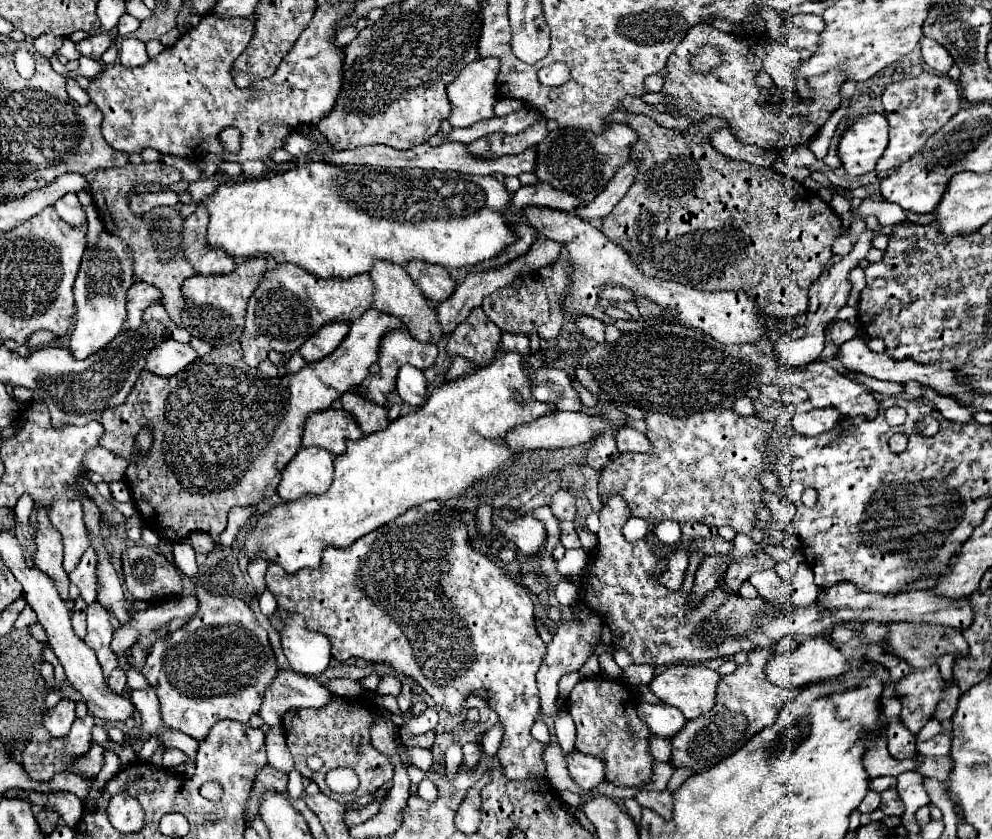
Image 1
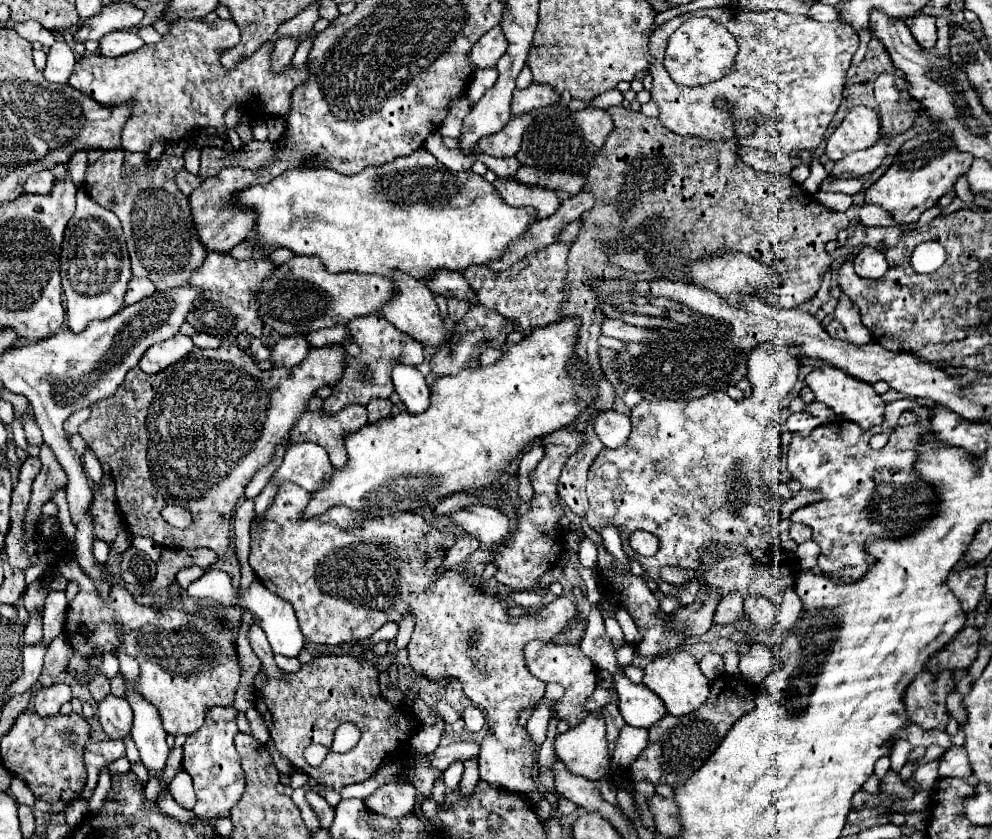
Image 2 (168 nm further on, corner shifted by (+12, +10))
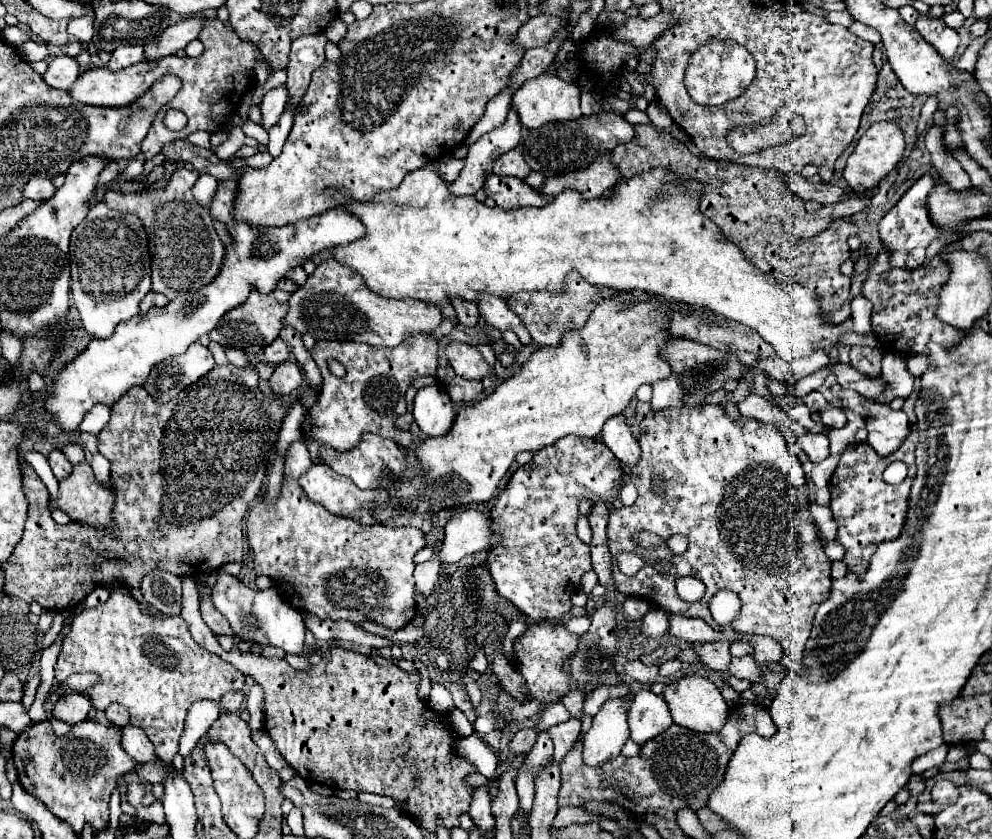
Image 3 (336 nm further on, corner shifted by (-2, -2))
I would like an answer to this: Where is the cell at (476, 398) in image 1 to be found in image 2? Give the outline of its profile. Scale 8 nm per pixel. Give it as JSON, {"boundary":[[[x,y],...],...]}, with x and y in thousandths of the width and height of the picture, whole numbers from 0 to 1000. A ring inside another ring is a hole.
{"boundary":[[[577,377],[577,379],[569,379],[560,386],[554,386],[554,389],[546,389],[546,391],[538,391],[536,398],[532,398],[530,403],[526,403],[522,410],[518,410],[498,436],[484,436],[480,441],[476,439],[468,439],[464,441],[460,448],[448,448],[448,451],[442,451],[438,458],[435,458],[435,479],[433,479],[433,486],[425,493],[401,493],[401,496],[393,496],[391,501],[385,501],[381,508],[367,508],[363,510],[359,517],[355,520],[349,520],[349,536],[351,536],[351,555],[347,560],[337,560],[335,565],[335,572],[315,591],[315,596],[310,598],[310,605],[306,610],[306,617],[315,617],[319,613],[327,613],[329,605],[333,603],[339,603],[339,601],[347,601],[355,608],[361,608],[365,613],[373,613],[373,615],[391,615],[391,613],[397,613],[397,610],[413,610],[413,608],[419,608],[423,603],[429,603],[429,601],[438,601],[440,596],[444,598],[446,594],[450,594],[452,589],[458,589],[458,586],[468,586],[468,584],[474,584],[474,582],[488,582],[492,579],[494,574],[498,574],[506,558],[510,560],[510,555],[520,546],[522,539],[526,539],[538,522],[544,522],[544,520],[550,520],[550,517],[556,517],[573,505],[577,505],[583,496],[587,496],[597,477],[601,474],[601,460],[599,458],[591,458],[591,455],[581,455],[577,453],[577,446],[575,446],[575,439],[581,439],[585,441],[589,448],[595,446],[595,436],[587,429],[583,429],[581,424],[581,400],[585,396],[585,379]]]}

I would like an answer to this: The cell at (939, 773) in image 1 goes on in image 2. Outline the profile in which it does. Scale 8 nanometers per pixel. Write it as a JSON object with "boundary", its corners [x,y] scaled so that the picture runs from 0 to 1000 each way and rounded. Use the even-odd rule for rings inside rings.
{"boundary":[[[960,889],[954,894],[948,903],[948,927],[952,925],[962,925],[962,927],[978,927],[980,925],[980,913],[976,908],[976,899],[972,892]]]}

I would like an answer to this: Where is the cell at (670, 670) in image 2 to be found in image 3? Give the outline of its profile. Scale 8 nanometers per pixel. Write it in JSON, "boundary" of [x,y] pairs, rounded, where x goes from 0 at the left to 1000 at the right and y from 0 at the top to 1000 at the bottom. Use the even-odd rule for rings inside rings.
{"boundary":[[[706,803],[688,806],[688,808],[671,815],[667,830],[673,837],[677,858],[683,865],[690,865],[690,868],[696,868],[702,872],[724,872],[730,865],[730,856],[734,851],[734,839],[730,837],[722,815],[716,813],[712,806],[706,806]]]}

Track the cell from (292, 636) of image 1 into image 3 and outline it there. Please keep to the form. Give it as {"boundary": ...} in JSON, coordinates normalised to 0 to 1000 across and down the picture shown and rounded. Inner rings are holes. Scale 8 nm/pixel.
{"boundary":[[[220,679],[220,694],[214,703],[214,718],[216,718],[216,725],[230,737],[238,758],[244,758],[250,765],[260,765],[266,770],[280,770],[290,779],[304,782],[306,756],[308,756],[306,737],[300,727],[284,718],[284,713],[276,701],[252,703],[242,694],[242,689]]]}

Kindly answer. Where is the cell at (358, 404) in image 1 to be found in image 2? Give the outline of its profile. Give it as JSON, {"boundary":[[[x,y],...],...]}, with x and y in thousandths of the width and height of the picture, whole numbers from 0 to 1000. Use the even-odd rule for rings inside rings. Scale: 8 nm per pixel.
{"boundary":[[[379,474],[369,484],[369,489],[371,489],[371,503],[381,505],[383,501],[387,501],[387,498],[391,498],[395,493],[395,479]]]}

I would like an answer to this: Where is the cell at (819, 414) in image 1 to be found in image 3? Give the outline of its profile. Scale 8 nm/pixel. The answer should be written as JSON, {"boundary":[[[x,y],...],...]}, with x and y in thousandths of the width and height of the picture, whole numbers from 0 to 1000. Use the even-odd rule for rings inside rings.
{"boundary":[[[810,517],[810,520],[802,520],[802,529],[815,541],[815,546],[823,553],[829,551],[831,546],[835,546],[837,534],[835,534],[835,517]]]}

